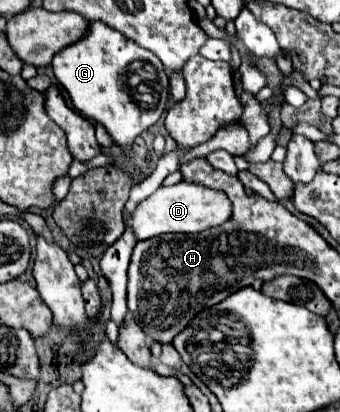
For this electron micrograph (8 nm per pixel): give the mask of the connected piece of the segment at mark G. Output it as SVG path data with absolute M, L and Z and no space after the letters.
M95 22L91 24L85 38L59 50L51 62L53 74L57 82L67 90L73 108L81 112L85 118L91 118L97 124L105 126L107 134L123 150L131 150L133 140L141 132L149 130L161 118L167 102L167 92L161 92L161 98L155 108L151 110L139 108L139 102L135 102L127 86L127 70L129 64L135 60L143 60L153 64L155 68L163 68L163 64L159 62L159 58L155 58L153 52L137 46L133 40L127 40L121 32L109 28L107 24Z

